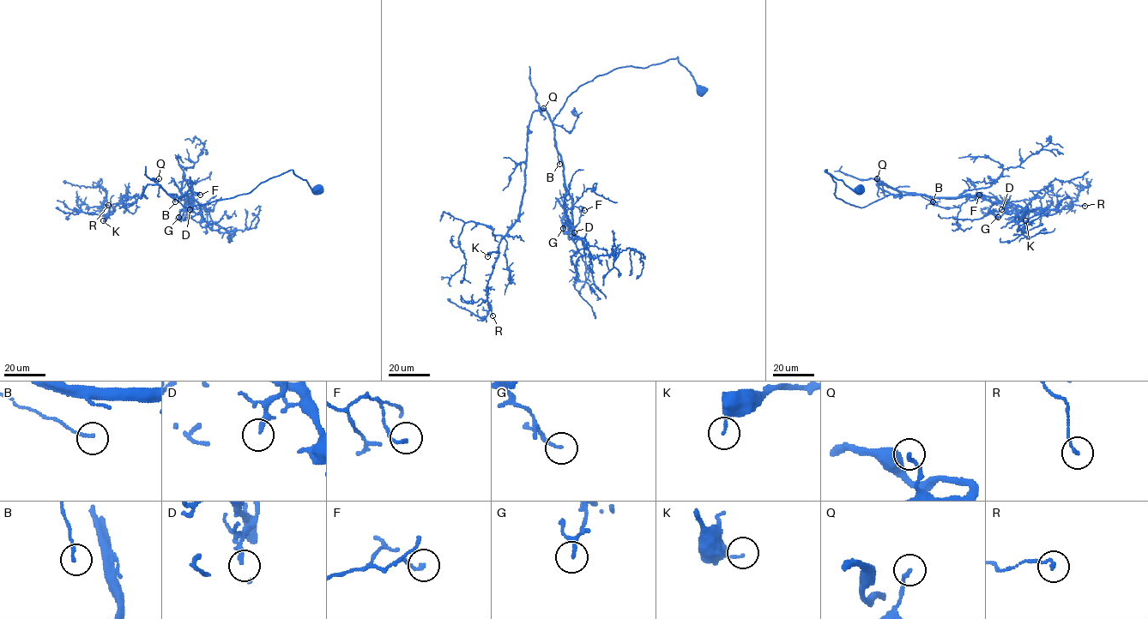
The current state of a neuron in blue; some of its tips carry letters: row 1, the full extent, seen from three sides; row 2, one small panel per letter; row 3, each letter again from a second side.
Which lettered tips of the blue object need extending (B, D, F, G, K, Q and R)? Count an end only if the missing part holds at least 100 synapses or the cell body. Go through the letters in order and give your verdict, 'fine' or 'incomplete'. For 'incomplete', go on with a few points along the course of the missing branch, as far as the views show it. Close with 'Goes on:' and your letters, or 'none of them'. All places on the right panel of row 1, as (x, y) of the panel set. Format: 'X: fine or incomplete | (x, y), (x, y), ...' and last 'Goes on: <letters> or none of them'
B: fine
D: fine
F: fine
G: fine
K: fine
Q: fine
R: fine
Goes on: none of them

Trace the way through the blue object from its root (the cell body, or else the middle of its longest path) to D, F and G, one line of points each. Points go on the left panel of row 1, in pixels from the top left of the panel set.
D: (317, 190), (291, 170), (248, 193), (190, 207), (168, 195), (187, 195), (190, 209)
F: (317, 190), (315, 191), (291, 170), (259, 183), (248, 193), (190, 207), (183, 207), (168, 195), (200, 195)
G: (317, 190), (291, 170), (248, 193), (190, 207), (168, 195), (187, 195), (178, 217)

